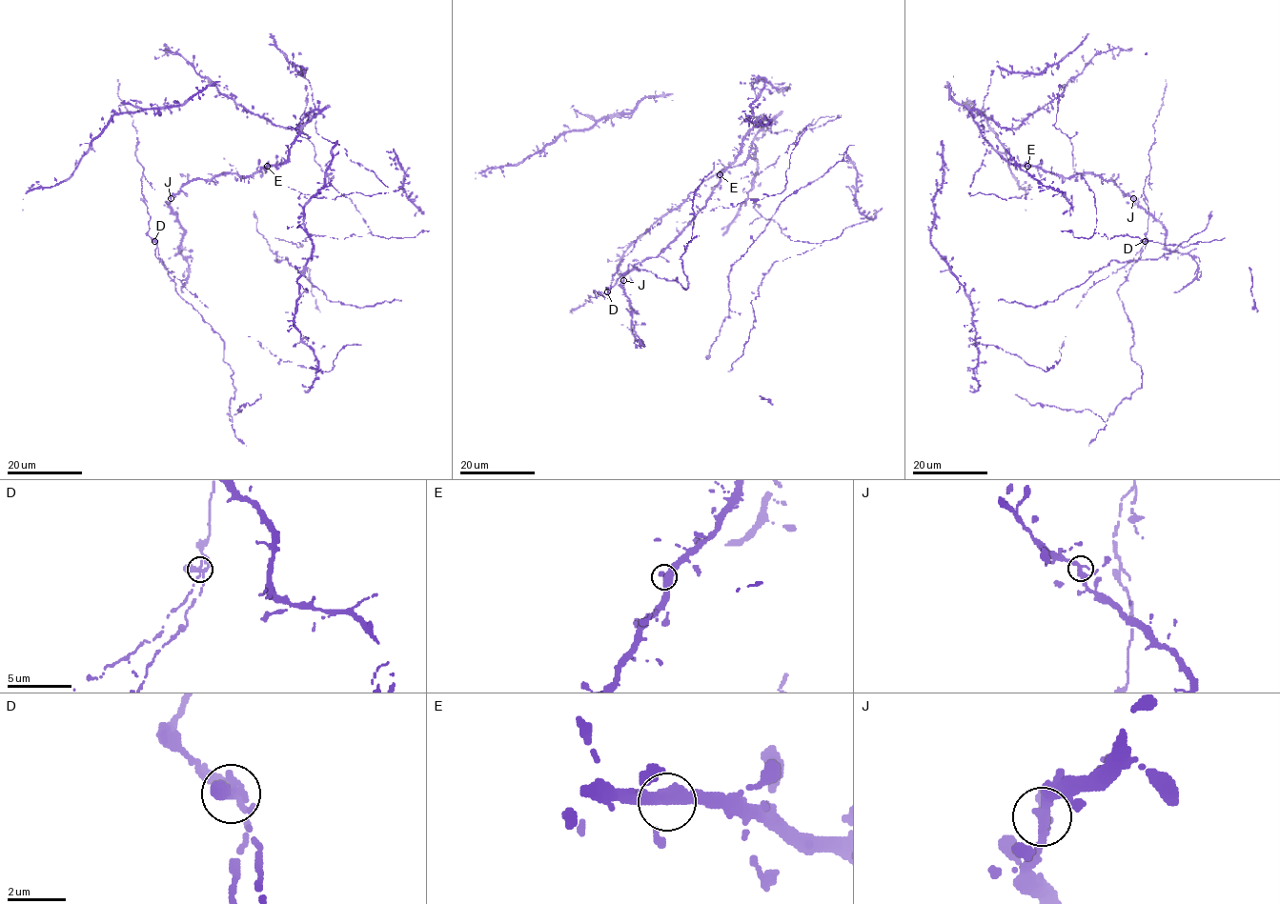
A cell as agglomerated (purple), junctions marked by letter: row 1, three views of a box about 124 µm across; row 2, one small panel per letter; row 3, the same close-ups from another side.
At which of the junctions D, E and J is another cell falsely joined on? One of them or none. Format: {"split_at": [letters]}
{"split_at": ["D"]}

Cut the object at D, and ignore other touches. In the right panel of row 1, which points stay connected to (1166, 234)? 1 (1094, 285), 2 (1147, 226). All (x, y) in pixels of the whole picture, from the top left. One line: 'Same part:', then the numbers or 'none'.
Same part: 1

